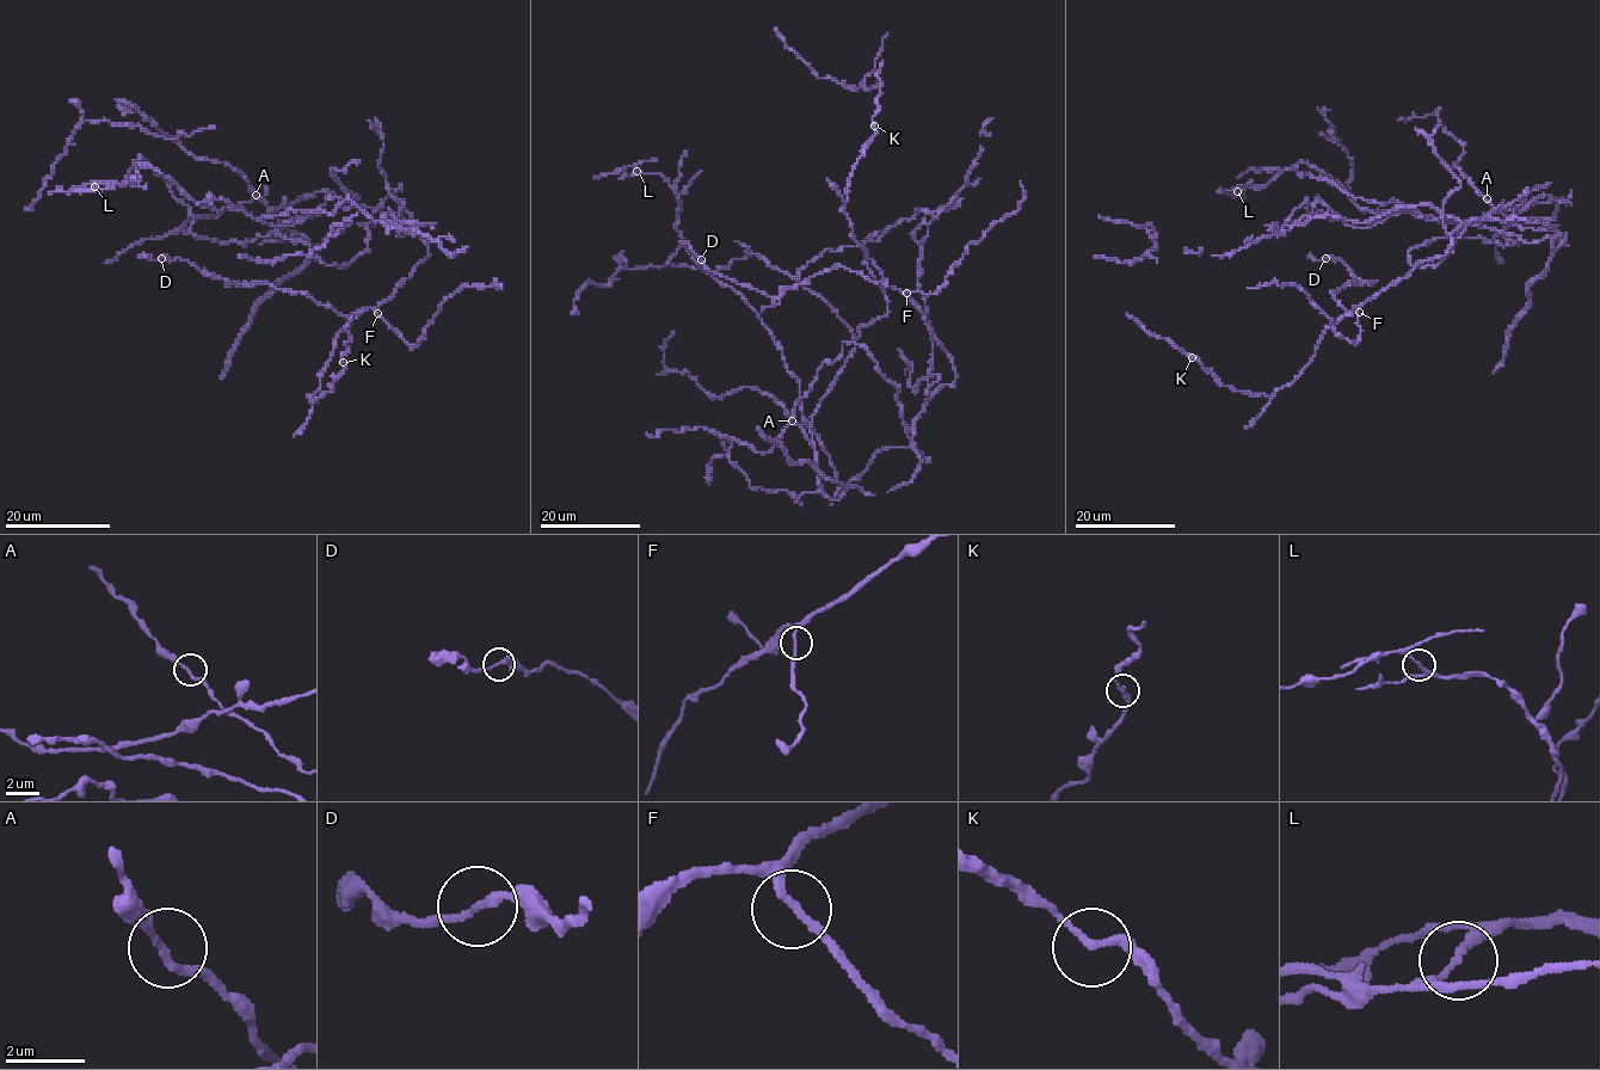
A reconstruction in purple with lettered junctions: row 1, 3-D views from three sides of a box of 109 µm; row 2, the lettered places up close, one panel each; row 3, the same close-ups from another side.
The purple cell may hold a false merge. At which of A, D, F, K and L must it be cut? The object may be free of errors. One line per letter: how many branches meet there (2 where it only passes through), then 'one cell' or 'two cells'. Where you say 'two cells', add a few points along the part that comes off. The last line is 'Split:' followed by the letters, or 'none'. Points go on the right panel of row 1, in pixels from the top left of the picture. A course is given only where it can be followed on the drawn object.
A: branches 2; one cell
D: branches 2; one cell
F: branches 2; one cell
K: branches 2; one cell
L: branches 2; one cell
Split: none

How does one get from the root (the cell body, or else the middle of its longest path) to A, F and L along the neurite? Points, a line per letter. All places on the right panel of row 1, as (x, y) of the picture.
A: (1340, 216), (1277, 229), (1308, 203), (1355, 227), (1416, 209), (1562, 234), (1487, 198)
F: (1340, 216), (1365, 222), (1402, 207), (1433, 204), (1460, 222), (1444, 254), (1421, 262), (1359, 312)
L: (1340, 216), (1433, 204), (1462, 223), (1507, 221), (1551, 200), (1438, 222), (1362, 209), (1302, 161), (1237, 191)

